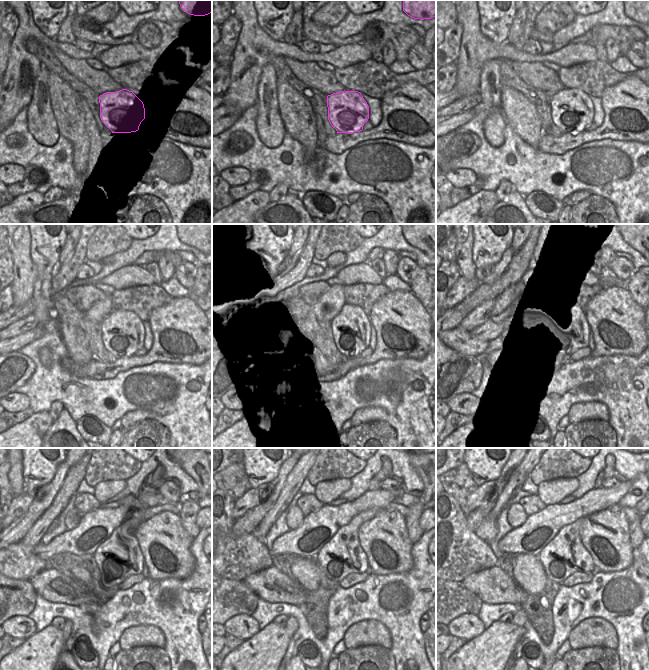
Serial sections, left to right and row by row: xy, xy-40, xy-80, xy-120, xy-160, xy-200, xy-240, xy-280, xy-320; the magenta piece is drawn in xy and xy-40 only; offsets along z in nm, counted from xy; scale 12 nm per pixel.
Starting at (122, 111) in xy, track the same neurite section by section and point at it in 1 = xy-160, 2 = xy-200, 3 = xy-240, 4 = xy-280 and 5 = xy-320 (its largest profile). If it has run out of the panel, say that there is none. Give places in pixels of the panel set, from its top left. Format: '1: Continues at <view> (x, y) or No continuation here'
1: Continues at xy-160 (350, 335)
2: Continues at xy-200 (567, 333)
3: Continues at xy-240 (117, 557)
4: Continues at xy-280 (340, 556)
5: Continues at xy-320 (565, 554).

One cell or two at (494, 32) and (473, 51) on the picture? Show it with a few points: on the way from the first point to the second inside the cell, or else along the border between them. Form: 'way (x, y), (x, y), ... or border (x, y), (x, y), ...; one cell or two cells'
border (479, 16), (485, 36), (506, 41); two cells

